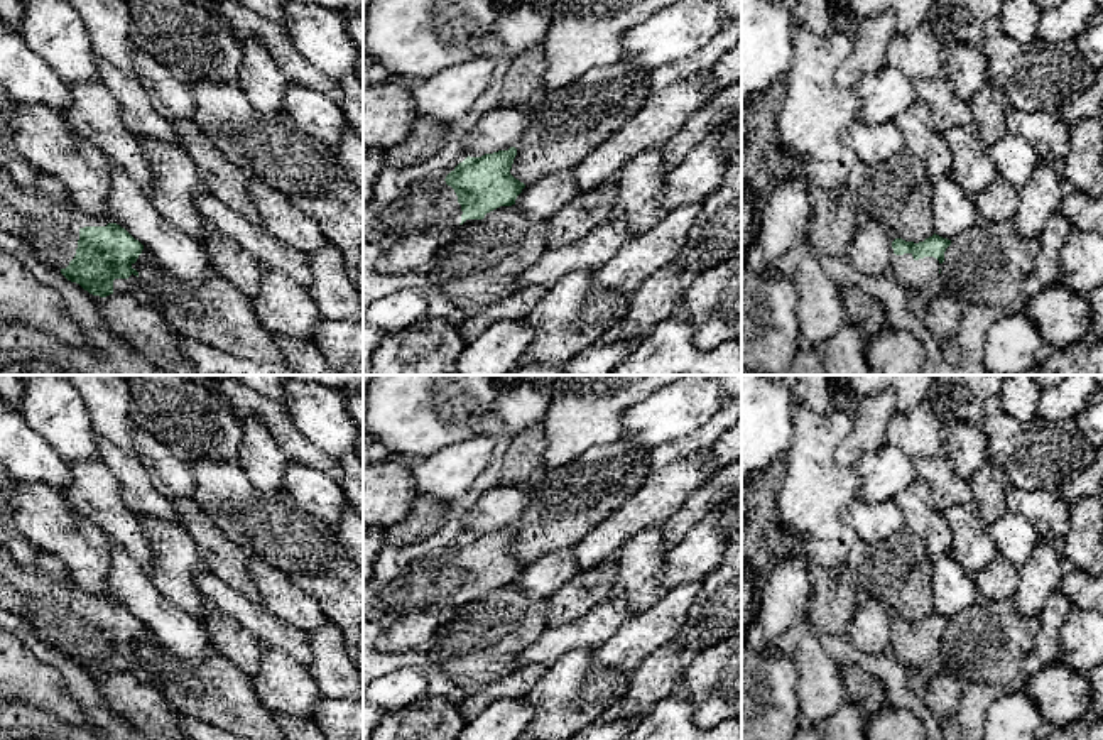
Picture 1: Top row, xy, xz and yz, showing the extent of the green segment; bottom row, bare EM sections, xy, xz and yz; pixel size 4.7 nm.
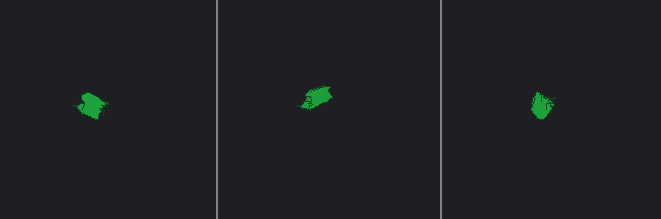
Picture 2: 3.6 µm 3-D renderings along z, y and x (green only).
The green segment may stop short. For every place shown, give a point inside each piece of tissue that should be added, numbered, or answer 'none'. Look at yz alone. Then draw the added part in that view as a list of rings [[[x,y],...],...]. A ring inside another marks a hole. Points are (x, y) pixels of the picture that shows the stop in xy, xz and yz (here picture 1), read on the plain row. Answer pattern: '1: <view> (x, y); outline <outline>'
1: yz (921, 658); outline [[[890,625],[890,650],[921,694],[924,686],[943,672],[944,659],[939,647],[941,642],[934,635],[916,639],[912,632],[895,634]]]

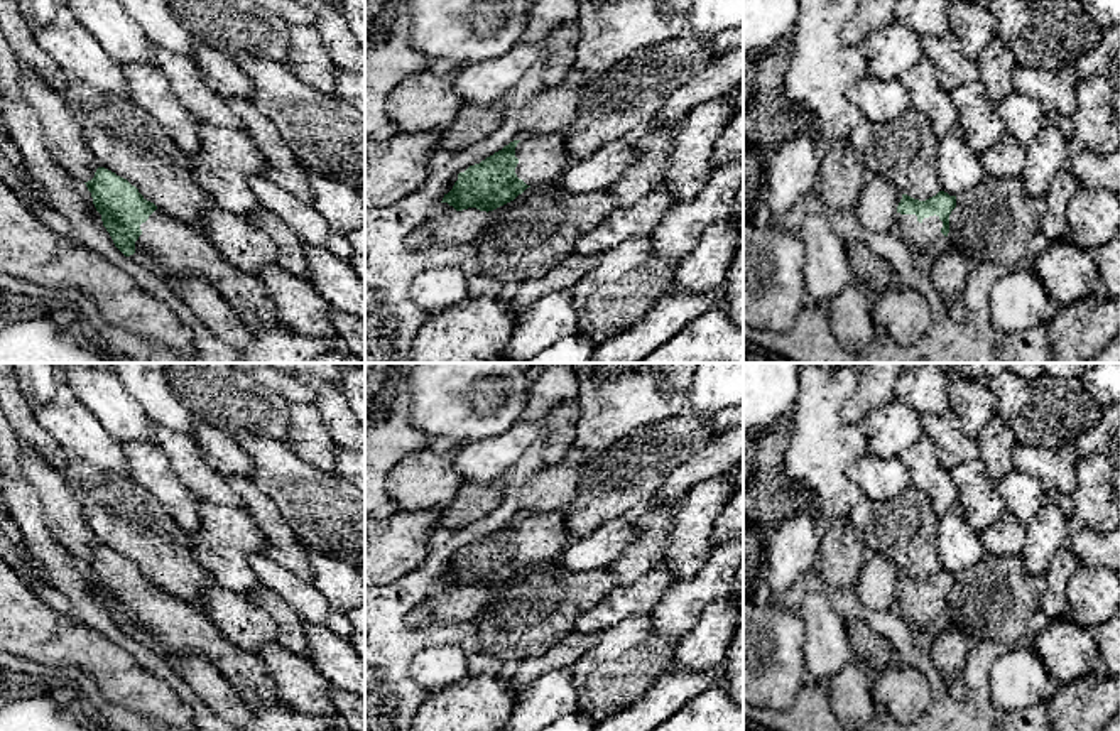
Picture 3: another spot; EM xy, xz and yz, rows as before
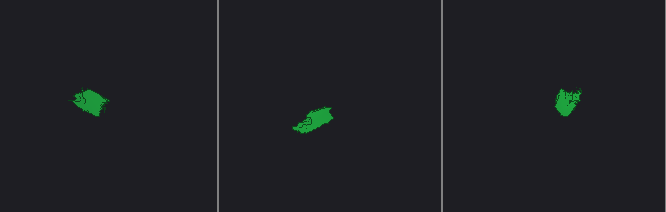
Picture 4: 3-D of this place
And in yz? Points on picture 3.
1: yz (926, 618); outline [[[897,591],[895,608],[924,645],[951,626],[951,620],[941,611],[941,606],[943,599],[936,593],[919,601],[916,593]]]

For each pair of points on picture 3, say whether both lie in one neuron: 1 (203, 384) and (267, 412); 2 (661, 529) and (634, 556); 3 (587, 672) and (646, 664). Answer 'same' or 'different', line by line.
1: same
2: same
3: same

